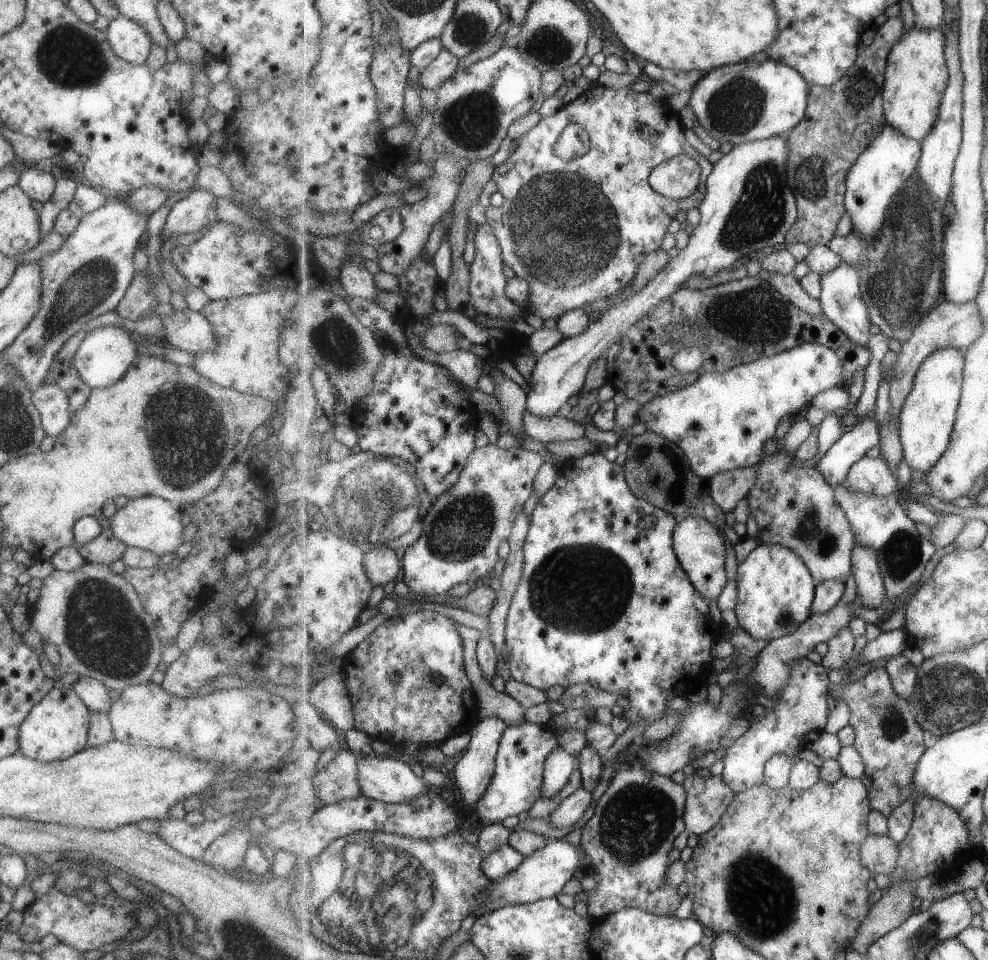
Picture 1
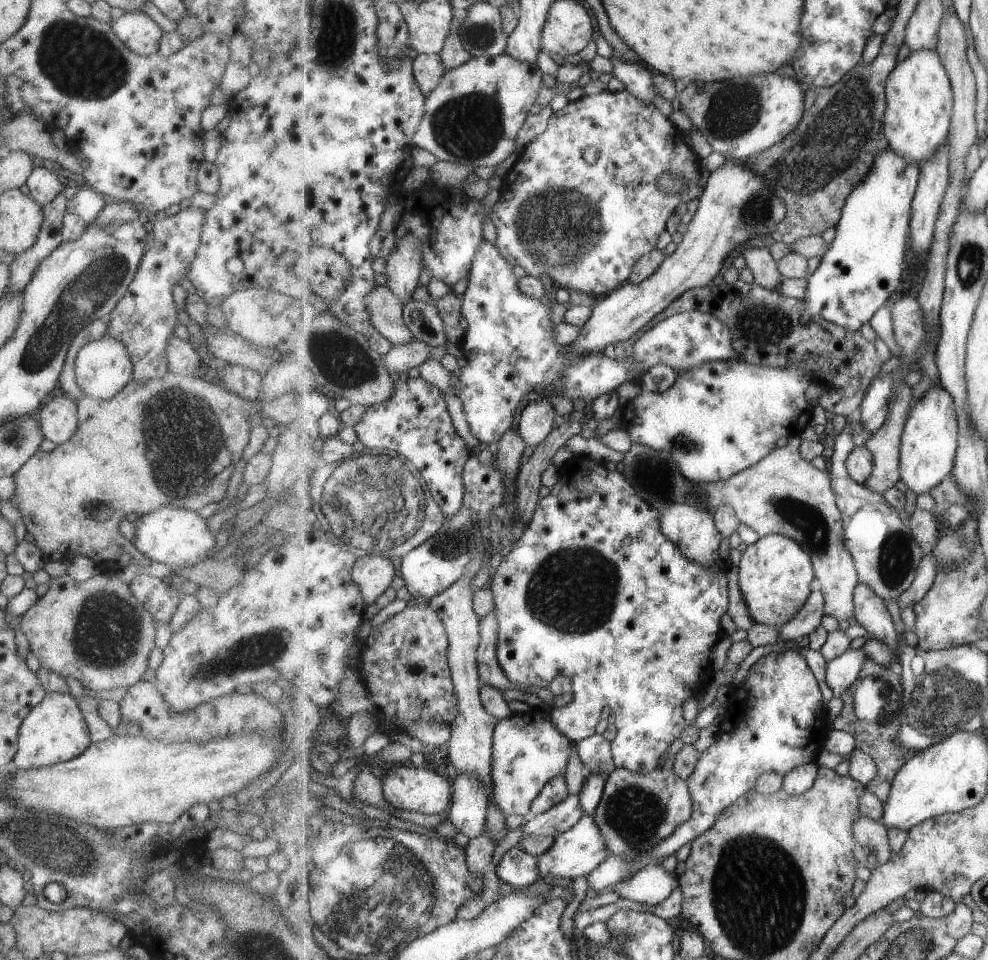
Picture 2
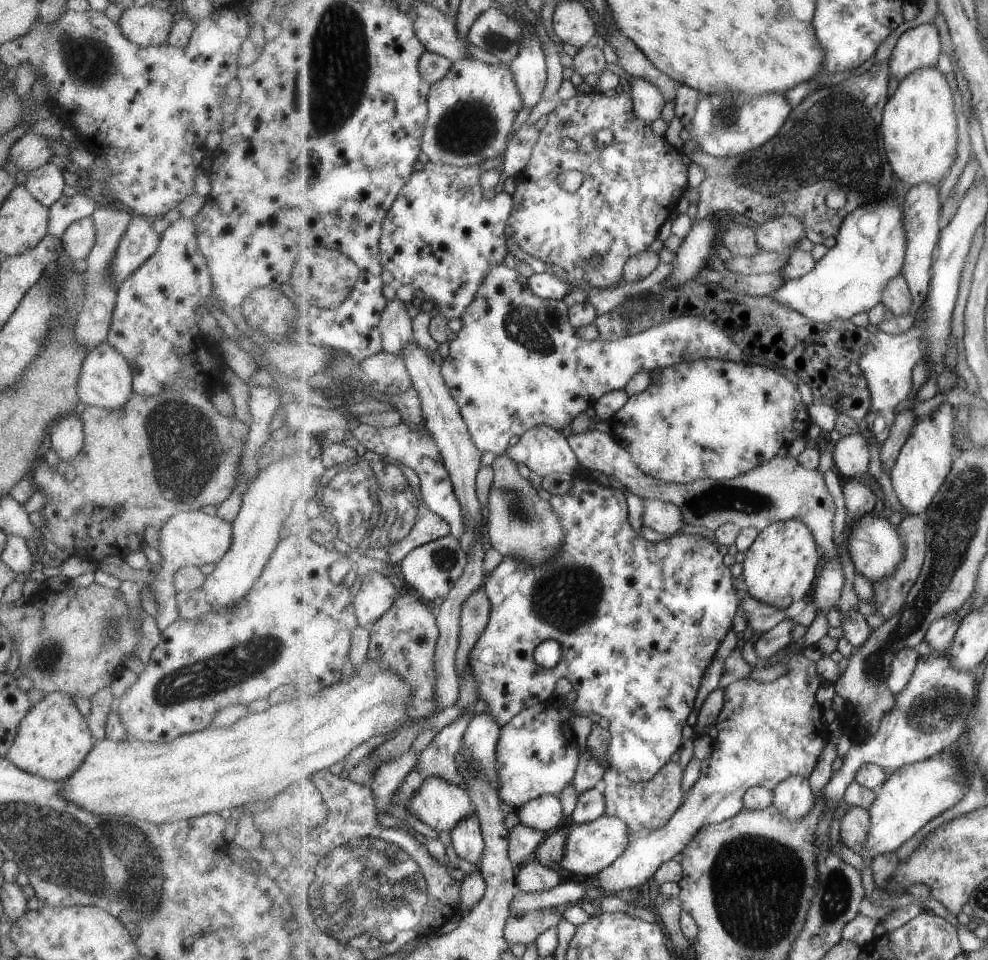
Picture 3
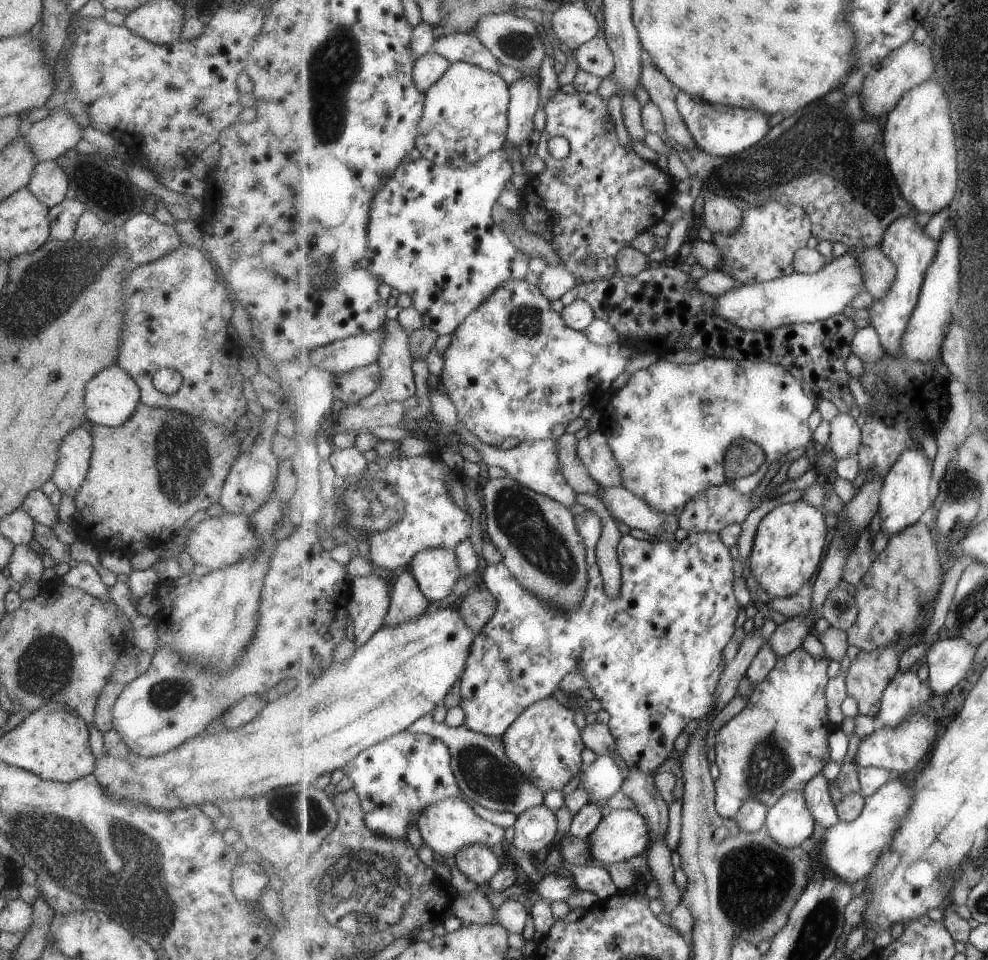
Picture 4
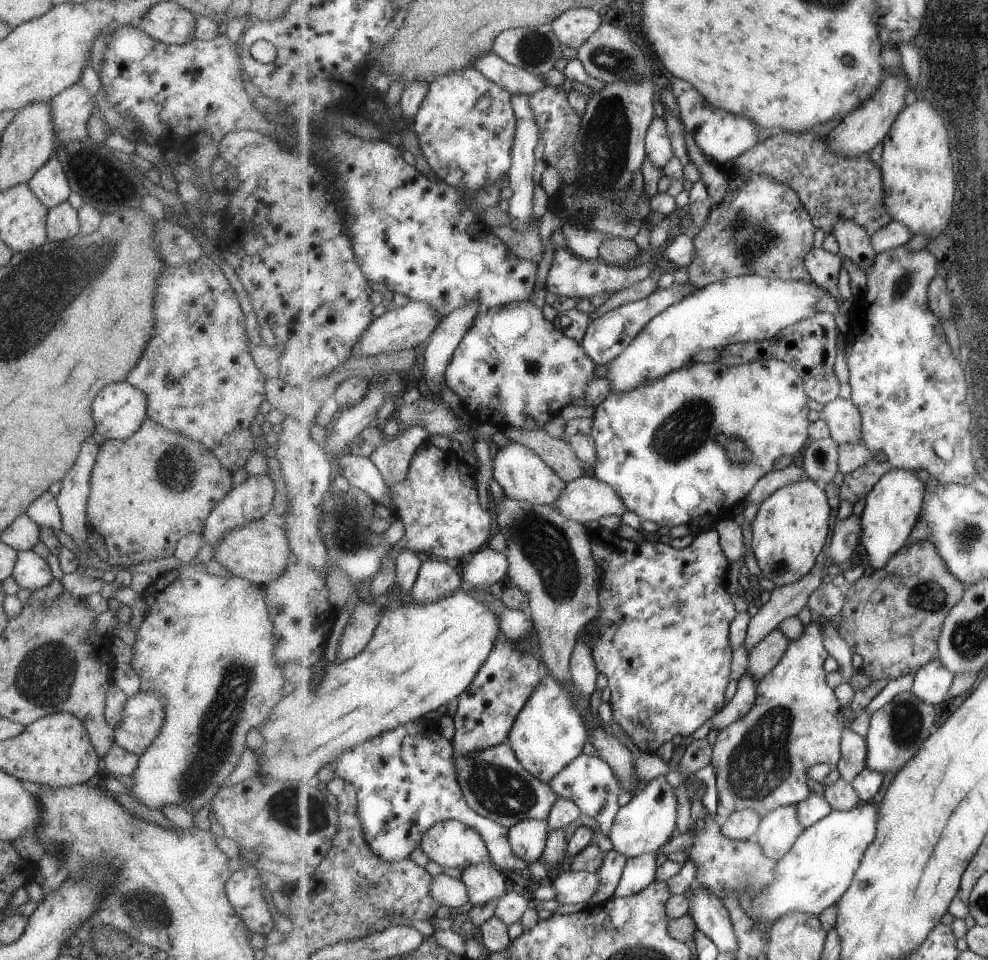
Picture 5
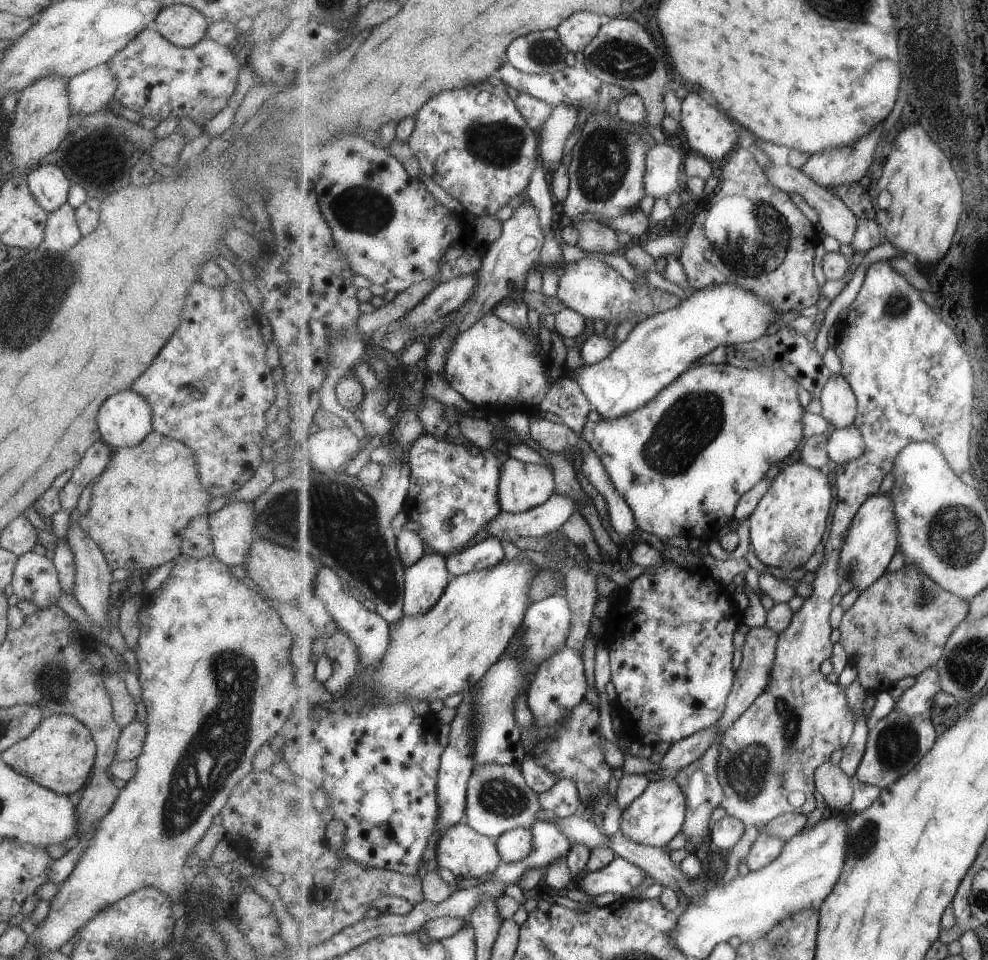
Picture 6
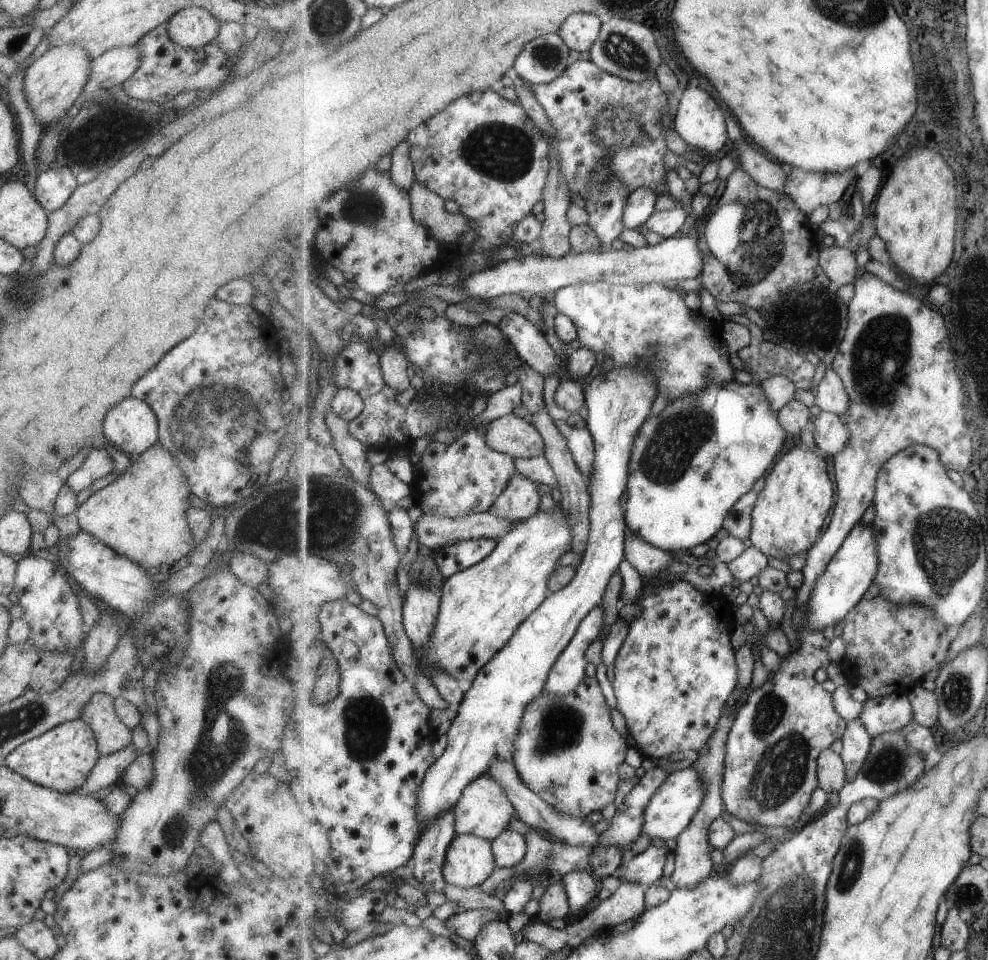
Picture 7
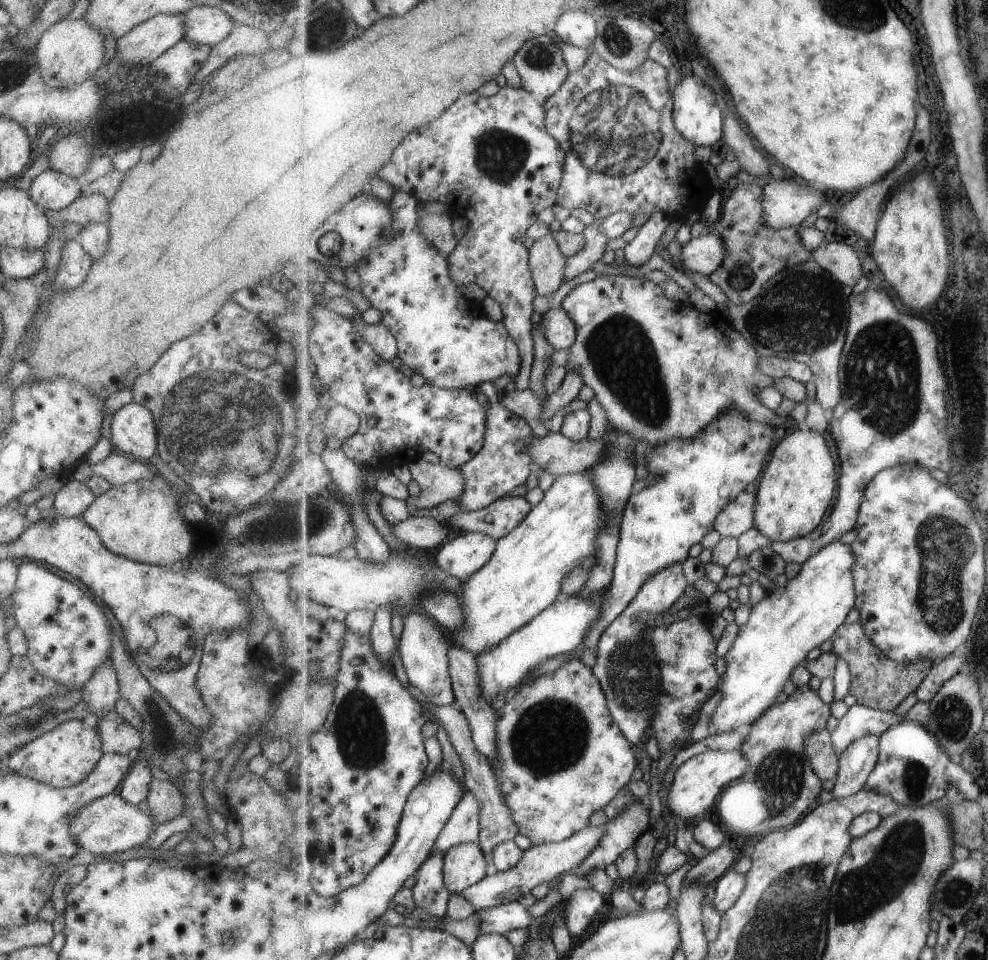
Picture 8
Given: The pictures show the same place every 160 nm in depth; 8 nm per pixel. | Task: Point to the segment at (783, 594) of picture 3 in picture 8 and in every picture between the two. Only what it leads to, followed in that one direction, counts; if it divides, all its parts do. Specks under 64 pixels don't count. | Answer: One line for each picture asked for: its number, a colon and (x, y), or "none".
4: (788, 550)
5: (790, 532)
6: (791, 519)
7: (792, 508)
8: (799, 481)

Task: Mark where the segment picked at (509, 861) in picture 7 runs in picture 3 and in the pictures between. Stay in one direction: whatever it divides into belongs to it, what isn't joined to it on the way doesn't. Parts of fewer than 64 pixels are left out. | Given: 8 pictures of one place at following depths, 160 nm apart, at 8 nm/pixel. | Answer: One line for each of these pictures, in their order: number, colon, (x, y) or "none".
3: (546, 812)
4: (536, 829)
5: (529, 838)
6: (516, 844)

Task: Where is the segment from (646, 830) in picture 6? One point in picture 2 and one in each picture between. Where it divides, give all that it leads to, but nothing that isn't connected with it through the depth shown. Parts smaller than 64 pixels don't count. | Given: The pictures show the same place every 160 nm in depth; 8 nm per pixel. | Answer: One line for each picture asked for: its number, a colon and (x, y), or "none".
2: (577, 852)
3: (591, 847)
4: (623, 834)
5: (646, 821)

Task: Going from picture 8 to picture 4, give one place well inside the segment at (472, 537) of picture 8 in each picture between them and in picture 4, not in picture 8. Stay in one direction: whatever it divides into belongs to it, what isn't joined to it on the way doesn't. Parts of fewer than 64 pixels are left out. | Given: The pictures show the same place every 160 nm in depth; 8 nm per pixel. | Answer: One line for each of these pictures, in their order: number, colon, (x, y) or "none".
4: (653, 656)
5: (487, 567)
6: (490, 552)
7: (460, 555)

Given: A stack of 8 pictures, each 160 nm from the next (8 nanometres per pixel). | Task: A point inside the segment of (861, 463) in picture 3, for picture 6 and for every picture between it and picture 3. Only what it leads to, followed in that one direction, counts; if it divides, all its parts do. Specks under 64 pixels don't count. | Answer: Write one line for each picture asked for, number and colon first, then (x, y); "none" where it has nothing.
4: (847, 440)
5: (845, 419)
6: (839, 402)

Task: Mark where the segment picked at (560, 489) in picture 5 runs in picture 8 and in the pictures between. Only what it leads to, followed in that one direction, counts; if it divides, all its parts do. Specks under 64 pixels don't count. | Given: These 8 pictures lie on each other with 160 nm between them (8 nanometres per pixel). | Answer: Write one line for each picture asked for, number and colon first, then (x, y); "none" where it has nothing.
6: (523, 486)
7: (521, 499)
8: (497, 520)

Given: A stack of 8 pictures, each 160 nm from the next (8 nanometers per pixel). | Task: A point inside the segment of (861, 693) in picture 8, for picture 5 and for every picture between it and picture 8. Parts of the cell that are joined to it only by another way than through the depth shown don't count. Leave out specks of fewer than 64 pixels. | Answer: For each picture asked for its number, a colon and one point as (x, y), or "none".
5: (893, 617)
6: (898, 627)
7: (891, 647)

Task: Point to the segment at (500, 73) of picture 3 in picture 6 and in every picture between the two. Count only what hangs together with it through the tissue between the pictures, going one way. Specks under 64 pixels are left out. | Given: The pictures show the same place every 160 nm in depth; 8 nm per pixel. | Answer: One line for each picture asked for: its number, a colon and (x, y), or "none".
4: (466, 116)
5: (466, 126)
6: (475, 142)

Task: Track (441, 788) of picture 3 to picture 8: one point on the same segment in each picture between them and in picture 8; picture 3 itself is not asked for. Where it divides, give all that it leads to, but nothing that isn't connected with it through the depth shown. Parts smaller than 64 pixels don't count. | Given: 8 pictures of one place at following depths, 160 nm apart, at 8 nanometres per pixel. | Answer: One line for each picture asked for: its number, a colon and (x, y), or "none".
4: (449, 826)
5: (451, 843)
6: (462, 849)
7: (470, 860)
8: (465, 864)

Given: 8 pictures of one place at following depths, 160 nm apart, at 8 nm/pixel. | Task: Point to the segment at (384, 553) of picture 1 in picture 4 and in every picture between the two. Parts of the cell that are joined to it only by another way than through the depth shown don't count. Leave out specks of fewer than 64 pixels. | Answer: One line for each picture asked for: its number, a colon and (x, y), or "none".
2: (373, 572)
3: (377, 595)
4: (371, 598)

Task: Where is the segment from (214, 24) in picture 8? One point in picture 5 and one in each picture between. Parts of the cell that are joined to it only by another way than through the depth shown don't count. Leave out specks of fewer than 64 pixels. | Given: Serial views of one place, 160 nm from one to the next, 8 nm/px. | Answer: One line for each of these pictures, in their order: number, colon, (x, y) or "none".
5: (167, 22)
6: (182, 26)
7: (191, 27)

